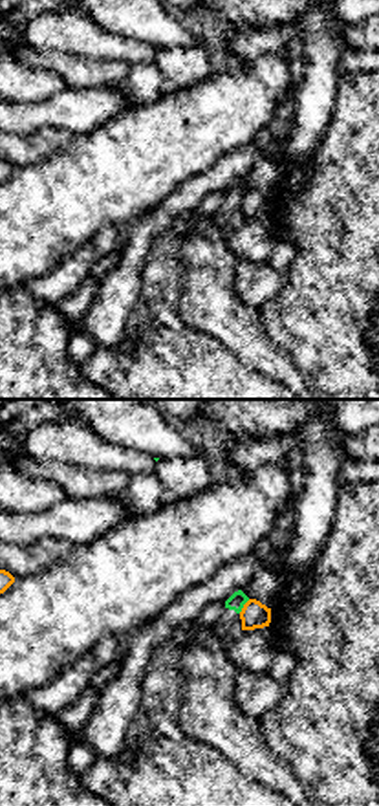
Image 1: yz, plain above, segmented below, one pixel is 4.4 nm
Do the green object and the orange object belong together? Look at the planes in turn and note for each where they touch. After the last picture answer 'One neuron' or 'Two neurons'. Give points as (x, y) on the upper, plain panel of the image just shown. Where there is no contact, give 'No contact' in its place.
Touches green at (242, 196)

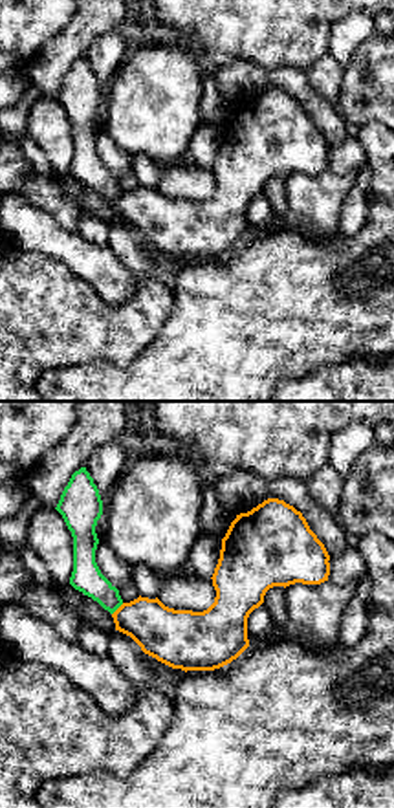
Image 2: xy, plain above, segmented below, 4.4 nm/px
Touches green at (118, 196)

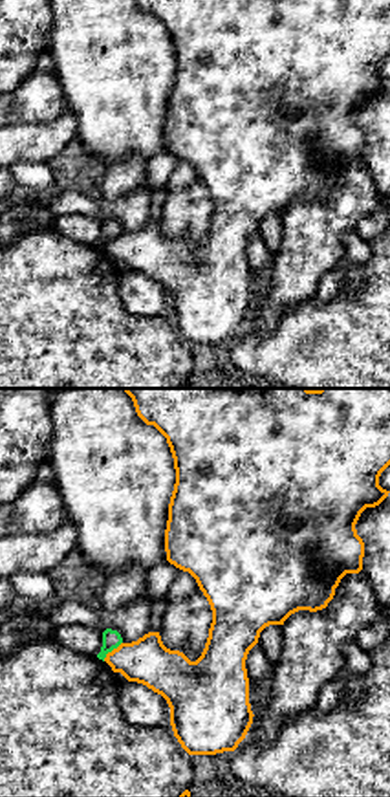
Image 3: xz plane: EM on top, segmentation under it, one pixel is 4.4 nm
Touches green at (110, 240)

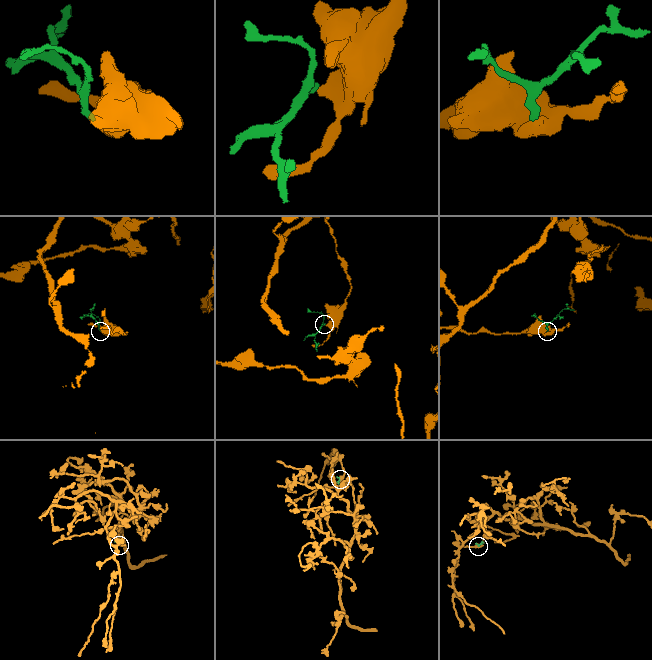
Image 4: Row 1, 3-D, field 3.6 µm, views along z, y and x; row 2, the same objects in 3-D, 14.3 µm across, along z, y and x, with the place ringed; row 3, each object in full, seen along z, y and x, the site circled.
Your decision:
Two neurons

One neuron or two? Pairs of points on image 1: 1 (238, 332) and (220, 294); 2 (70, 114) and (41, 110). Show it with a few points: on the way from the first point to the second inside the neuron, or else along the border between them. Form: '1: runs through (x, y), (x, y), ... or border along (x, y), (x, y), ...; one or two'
1: runs through (233, 323), (220, 310), (220, 303); one
2: runs through (63, 112), (48, 112); one

